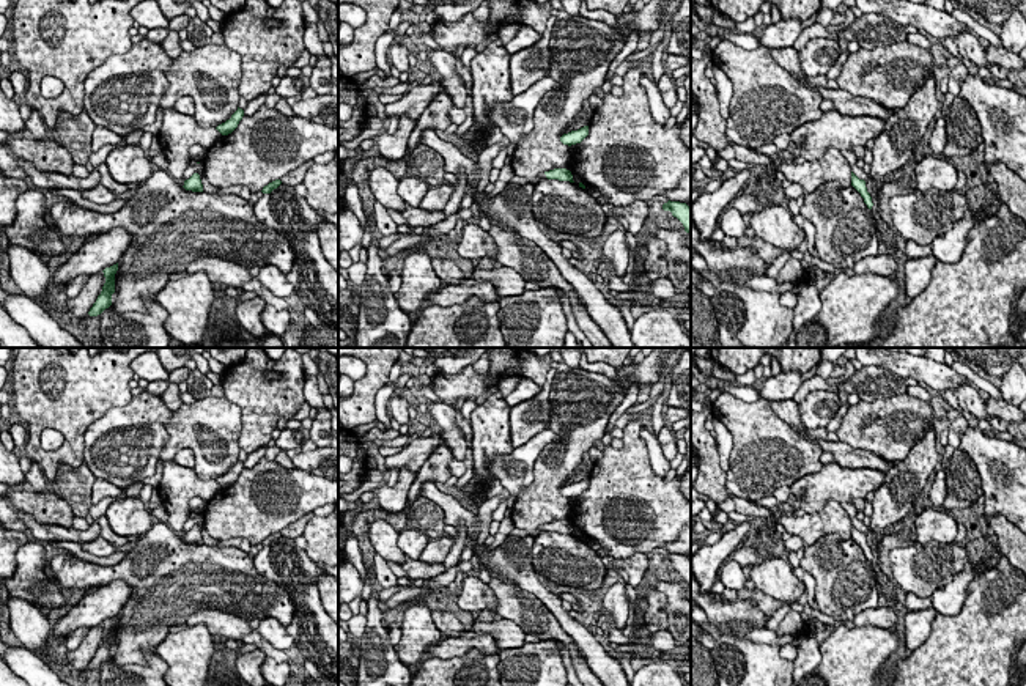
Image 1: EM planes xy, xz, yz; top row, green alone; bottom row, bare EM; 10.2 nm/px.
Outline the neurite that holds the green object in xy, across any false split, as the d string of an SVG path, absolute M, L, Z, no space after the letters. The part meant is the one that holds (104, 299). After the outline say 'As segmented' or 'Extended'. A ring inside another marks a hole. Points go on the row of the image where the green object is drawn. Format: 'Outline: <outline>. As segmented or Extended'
Outline: M118 263L105 267L104 277L105 277L105 283L102 286L101 294L98 296L96 302L93 304L93 307L90 308L88 315L90 316L98 316L101 315L105 308L109 308L112 305L112 294L115 293L115 274L118 271Z. As segmented

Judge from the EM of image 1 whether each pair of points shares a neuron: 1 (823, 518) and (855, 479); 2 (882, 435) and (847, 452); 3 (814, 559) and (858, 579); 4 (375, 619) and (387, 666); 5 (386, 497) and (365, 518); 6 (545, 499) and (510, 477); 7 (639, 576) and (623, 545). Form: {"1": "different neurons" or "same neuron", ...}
{"1": "different neurons", "2": "different neurons", "3": "same neuron", "4": "same neuron", "5": "different neurons", "6": "different neurons", "7": "different neurons"}

